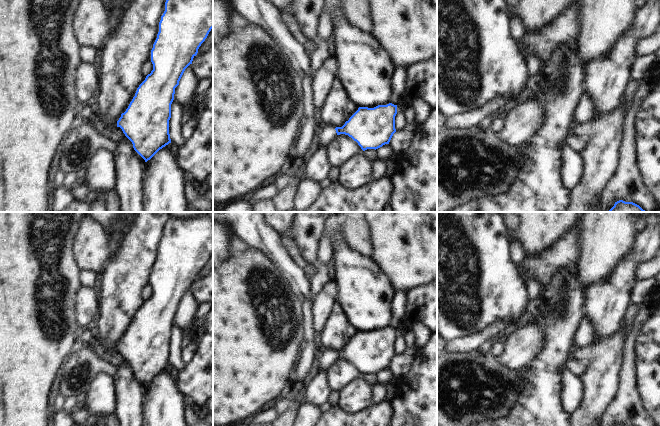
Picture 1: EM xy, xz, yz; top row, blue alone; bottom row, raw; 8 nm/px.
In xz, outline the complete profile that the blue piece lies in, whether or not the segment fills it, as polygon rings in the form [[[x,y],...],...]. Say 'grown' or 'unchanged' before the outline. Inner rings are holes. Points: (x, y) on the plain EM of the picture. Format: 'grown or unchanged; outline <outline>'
grown; outline [[[389,327],[374,332],[359,331],[342,351],[321,349],[319,370],[328,371],[337,359],[345,358],[358,367],[363,375],[389,368],[395,353],[397,329]]]

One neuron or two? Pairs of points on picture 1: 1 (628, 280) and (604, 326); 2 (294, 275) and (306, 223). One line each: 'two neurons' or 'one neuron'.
1: one neuron
2: two neurons

